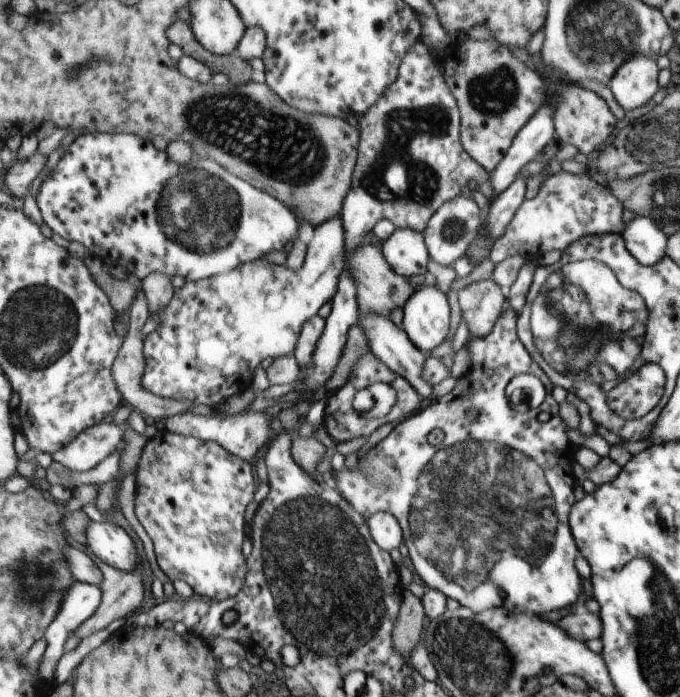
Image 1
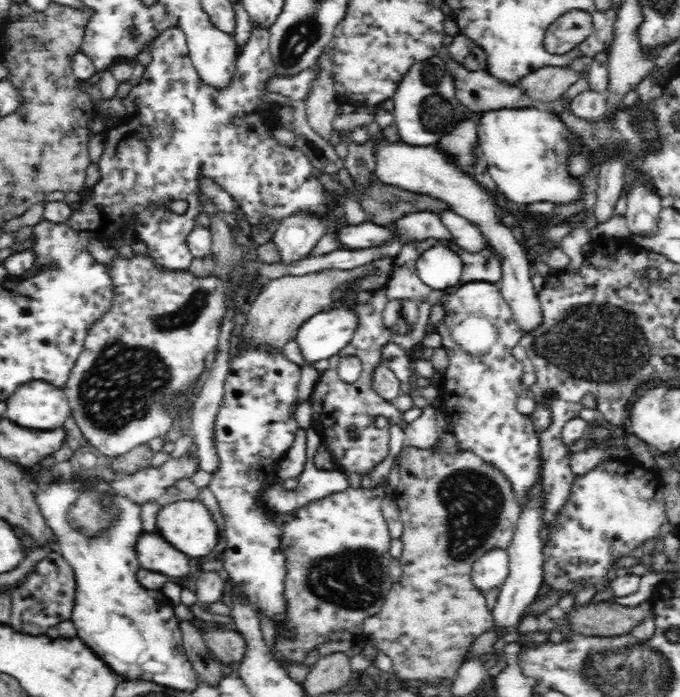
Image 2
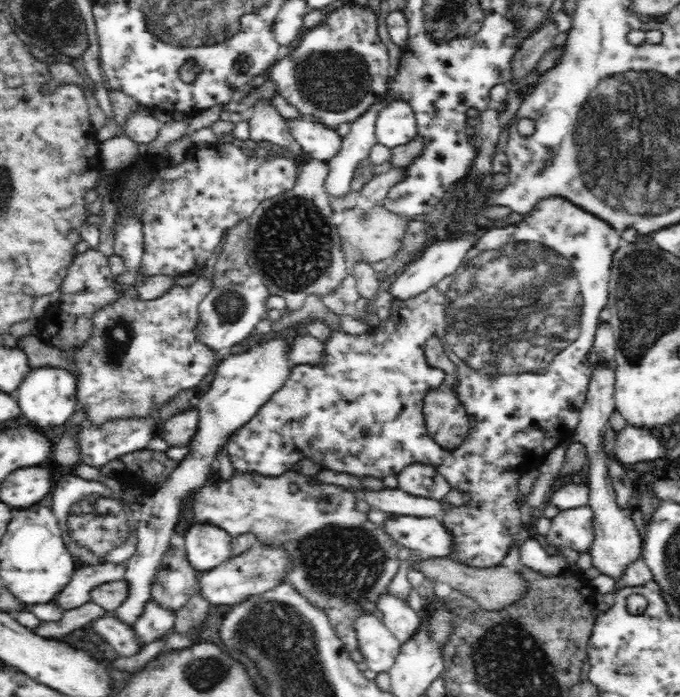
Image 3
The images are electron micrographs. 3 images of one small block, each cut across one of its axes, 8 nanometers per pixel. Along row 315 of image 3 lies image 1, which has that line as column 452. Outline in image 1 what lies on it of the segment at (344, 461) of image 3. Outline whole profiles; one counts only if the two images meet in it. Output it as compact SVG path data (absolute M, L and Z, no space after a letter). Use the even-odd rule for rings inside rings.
M508 309L493 333L483 338L470 338L466 344L471 357L470 368L457 380L450 394L434 398L426 410L394 426L394 430L368 455L358 459L354 470L345 468L333 471L333 474L336 490L363 517L371 518L385 511L398 520L409 557L431 589L458 601L469 612L503 607L508 611L530 610L534 615L542 615L572 606L582 589L582 578L575 568L580 552L569 526L569 511L576 502L576 475L566 471L566 464L574 464L574 454L570 452L564 434L568 426L564 426L560 416L550 416L546 422L540 422L536 416L540 412L558 414L558 404L552 398L552 380L532 360L518 339L517 318L518 315ZM522 374L536 376L546 390L546 397L538 408L516 412L509 404L505 389L512 378ZM433 429L441 429L445 435L440 446L433 446L427 438ZM372 470L380 470L380 474L376 477ZM492 540L498 540L500 546L494 548ZM520 542L530 542L530 552L524 552L526 548L522 548ZM502 550L506 556L492 566L494 560L502 556ZM508 550L512 550L514 556L508 556Z

